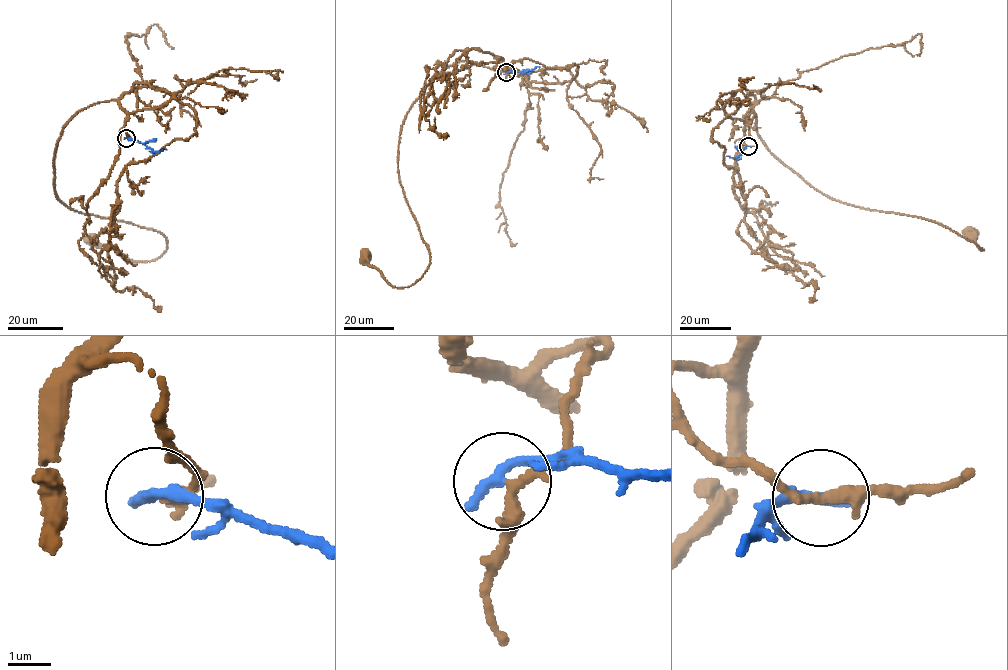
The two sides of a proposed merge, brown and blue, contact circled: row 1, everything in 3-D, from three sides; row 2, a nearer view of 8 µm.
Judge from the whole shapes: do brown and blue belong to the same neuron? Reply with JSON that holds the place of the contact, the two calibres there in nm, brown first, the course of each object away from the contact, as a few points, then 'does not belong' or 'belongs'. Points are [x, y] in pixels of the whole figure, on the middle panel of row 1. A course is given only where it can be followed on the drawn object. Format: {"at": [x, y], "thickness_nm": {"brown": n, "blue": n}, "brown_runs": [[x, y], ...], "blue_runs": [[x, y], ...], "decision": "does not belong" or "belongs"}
{"at": [506, 72], "thickness_nm": {"brown": 240, "blue": 320}, "brown_runs": [[506, 72], [517, 70], [461, 60], [404, 120], [399, 180], [428, 250], [422, 276], [393, 287], [366, 256]], "blue_runs": [[506, 72], [525, 73], [540, 67]], "decision": "does not belong"}

